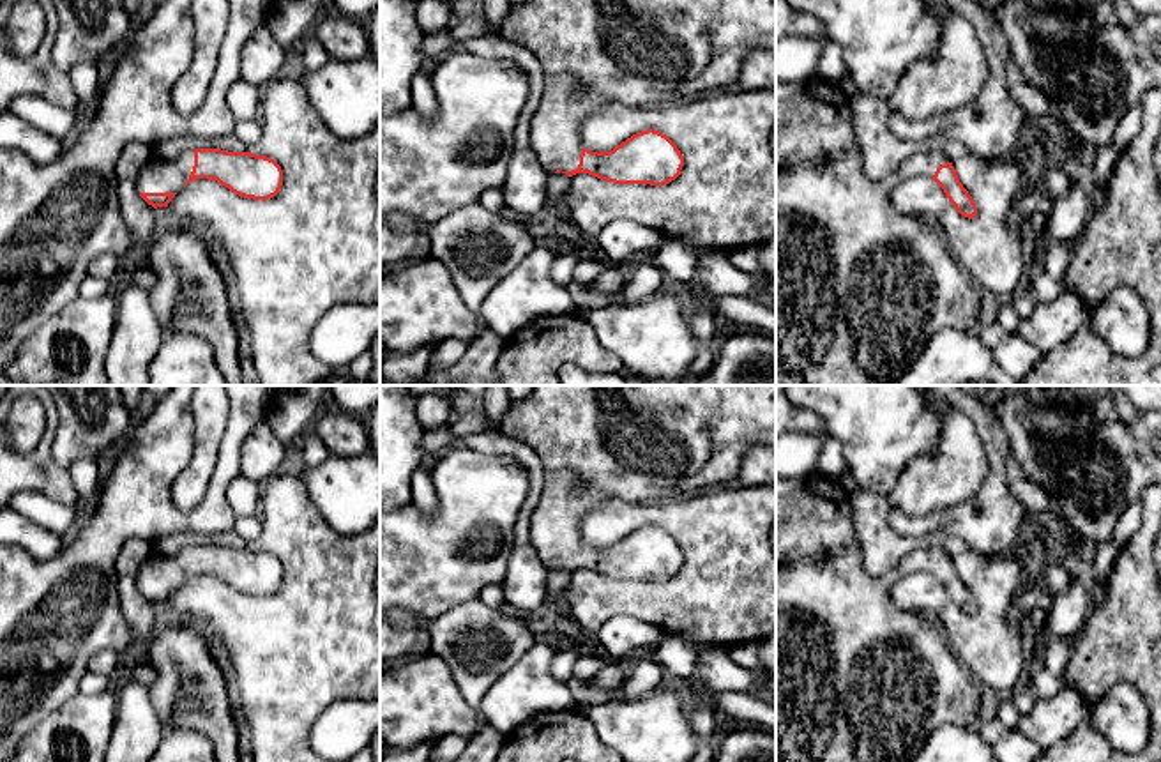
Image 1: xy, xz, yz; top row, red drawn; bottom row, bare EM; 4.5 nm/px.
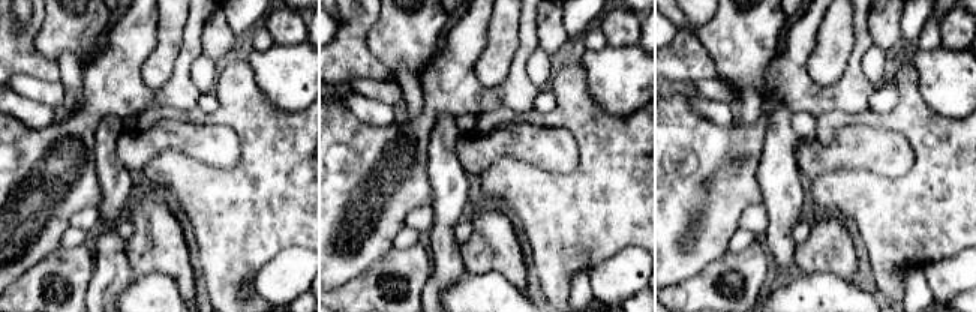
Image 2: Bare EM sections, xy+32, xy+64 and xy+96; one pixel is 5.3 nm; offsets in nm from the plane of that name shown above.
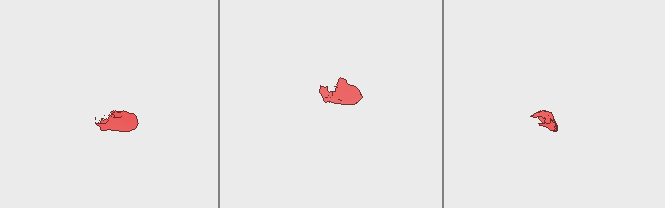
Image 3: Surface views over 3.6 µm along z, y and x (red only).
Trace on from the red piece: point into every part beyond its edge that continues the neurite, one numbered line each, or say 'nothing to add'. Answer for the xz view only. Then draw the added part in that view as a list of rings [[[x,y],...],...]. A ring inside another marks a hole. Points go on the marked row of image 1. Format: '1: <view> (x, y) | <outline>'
1: xz (637, 53) | [[[527,0],[511,4],[498,35],[527,48],[543,67],[543,101],[530,122],[530,145],[550,171],[580,164],[581,126],[603,103],[631,110],[689,101],[700,92],[739,83],[746,57],[756,48],[776,55],[776,0]]]

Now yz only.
1: yz (861, 287) | [[[813,76],[785,83],[776,80],[776,368],[797,377],[802,385],[885,385],[899,377],[940,331],[975,331],[983,311],[981,292],[975,281],[954,262],[944,235],[928,219],[899,212],[891,193],[907,179],[933,179],[940,164],[949,163],[940,150],[922,152],[907,159],[887,179],[871,180],[862,170],[862,157],[855,140],[850,97],[839,87]]]

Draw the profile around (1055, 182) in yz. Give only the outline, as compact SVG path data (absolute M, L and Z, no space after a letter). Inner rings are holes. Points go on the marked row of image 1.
M1048 168L1039 173L1039 187L1046 191L1051 198L1066 194L1071 187L1071 179L1066 171Z

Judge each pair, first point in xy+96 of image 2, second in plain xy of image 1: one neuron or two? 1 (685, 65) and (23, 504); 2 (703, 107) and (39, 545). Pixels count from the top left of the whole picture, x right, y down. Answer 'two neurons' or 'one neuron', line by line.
1: two neurons
2: one neuron

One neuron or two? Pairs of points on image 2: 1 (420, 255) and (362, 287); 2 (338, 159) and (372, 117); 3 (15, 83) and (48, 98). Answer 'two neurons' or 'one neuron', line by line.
1: one neuron
2: two neurons
3: one neuron

